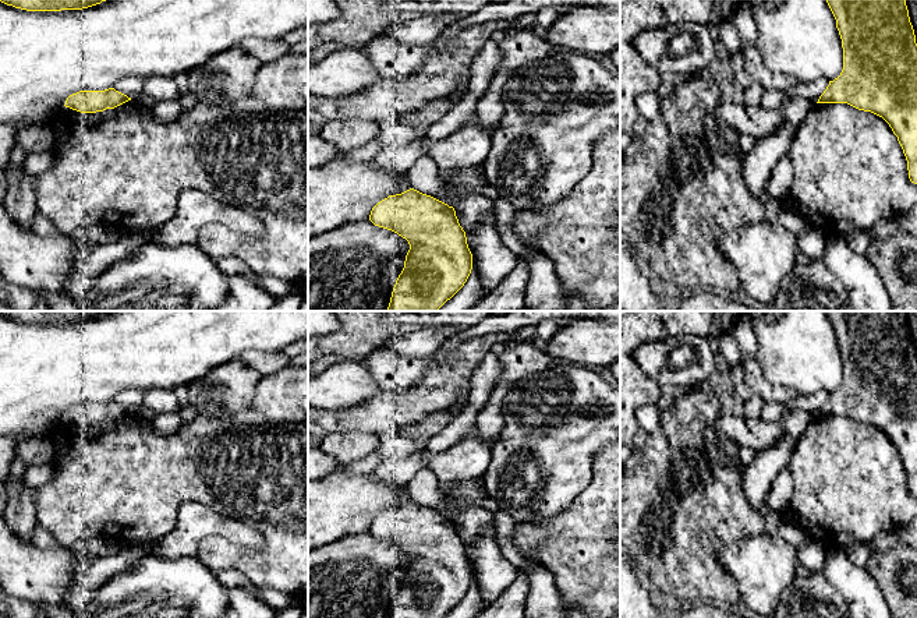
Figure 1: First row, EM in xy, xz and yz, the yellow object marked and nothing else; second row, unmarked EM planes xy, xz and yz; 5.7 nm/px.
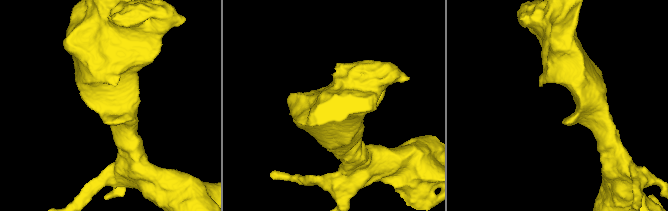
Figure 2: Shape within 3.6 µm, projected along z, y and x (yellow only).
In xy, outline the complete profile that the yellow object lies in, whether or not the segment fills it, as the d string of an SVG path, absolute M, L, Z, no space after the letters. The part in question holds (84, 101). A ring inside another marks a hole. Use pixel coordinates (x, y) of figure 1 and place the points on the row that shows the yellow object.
M109 88L105 91L79 91L72 93L67 98L64 106L81 113L96 113L114 109L128 100L131 98L114 88Z

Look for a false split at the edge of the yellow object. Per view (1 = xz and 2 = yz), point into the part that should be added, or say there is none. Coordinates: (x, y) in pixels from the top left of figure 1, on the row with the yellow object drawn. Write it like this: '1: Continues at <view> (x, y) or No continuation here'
1: No continuation here
2: No continuation here

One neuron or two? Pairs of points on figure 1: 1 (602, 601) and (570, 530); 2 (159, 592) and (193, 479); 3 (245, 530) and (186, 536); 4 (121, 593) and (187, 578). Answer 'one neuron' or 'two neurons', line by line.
1: one neuron
2: two neurons
3: one neuron
4: one neuron

